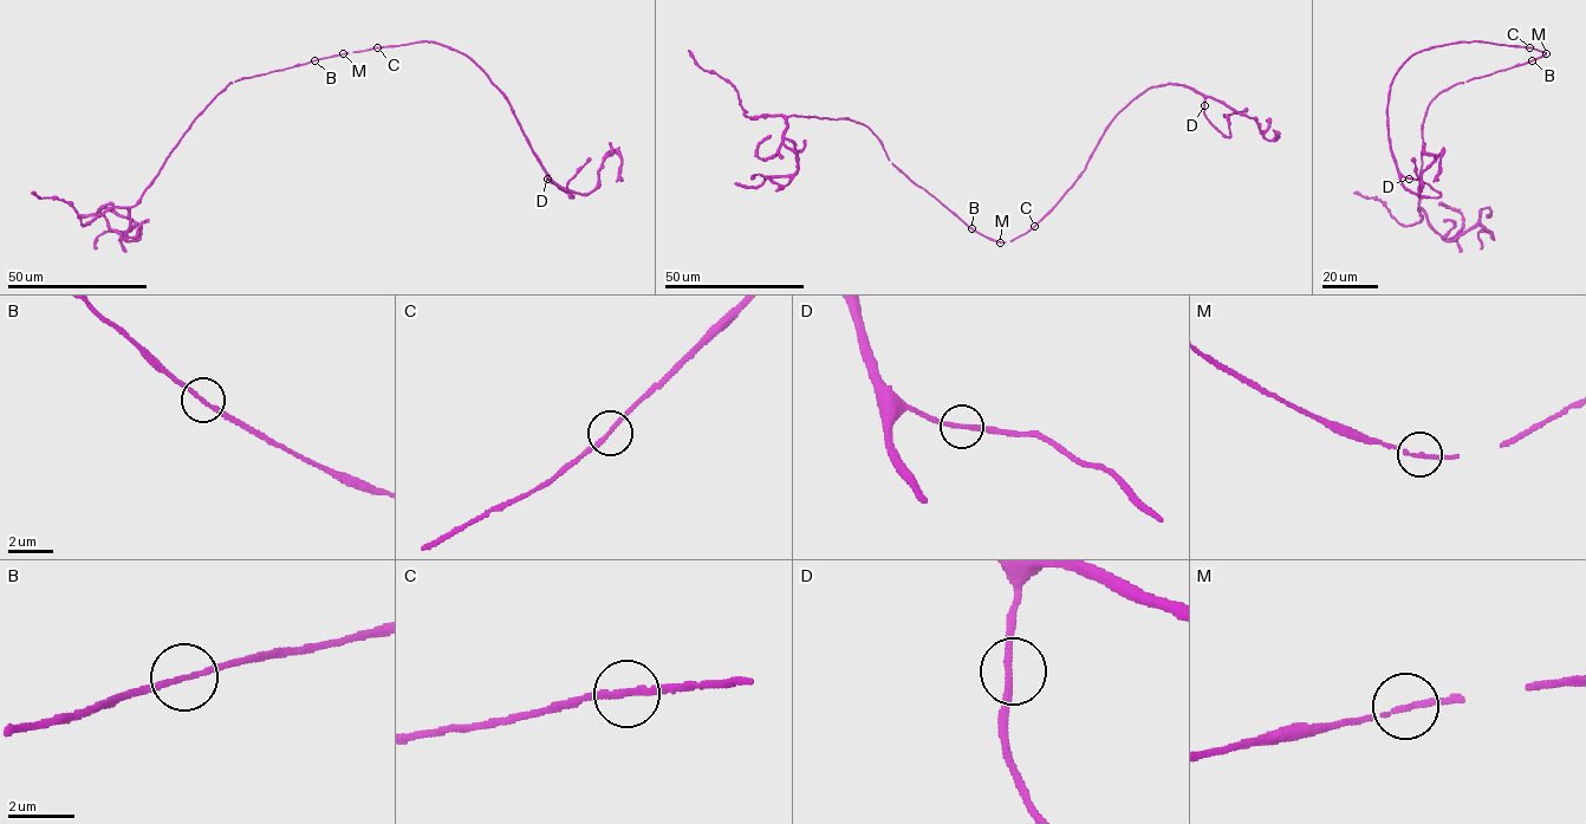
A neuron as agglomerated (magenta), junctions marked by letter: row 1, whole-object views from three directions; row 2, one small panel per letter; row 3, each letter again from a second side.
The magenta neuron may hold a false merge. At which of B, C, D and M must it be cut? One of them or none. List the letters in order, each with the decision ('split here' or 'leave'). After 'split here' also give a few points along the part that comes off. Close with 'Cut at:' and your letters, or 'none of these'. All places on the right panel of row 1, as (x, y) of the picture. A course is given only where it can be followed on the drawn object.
B: leave
C: leave
D: leave
M: leave
Cut at: none of these

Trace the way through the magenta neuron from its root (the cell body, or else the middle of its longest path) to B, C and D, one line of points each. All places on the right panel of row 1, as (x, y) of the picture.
B: (1546, 52), (1532, 60)
C: (1546, 52), (1529, 47)
D: (1546, 52), (1473, 41), (1430, 46), (1412, 54), (1395, 76), (1388, 104), (1391, 153), (1397, 170), (1409, 179)

